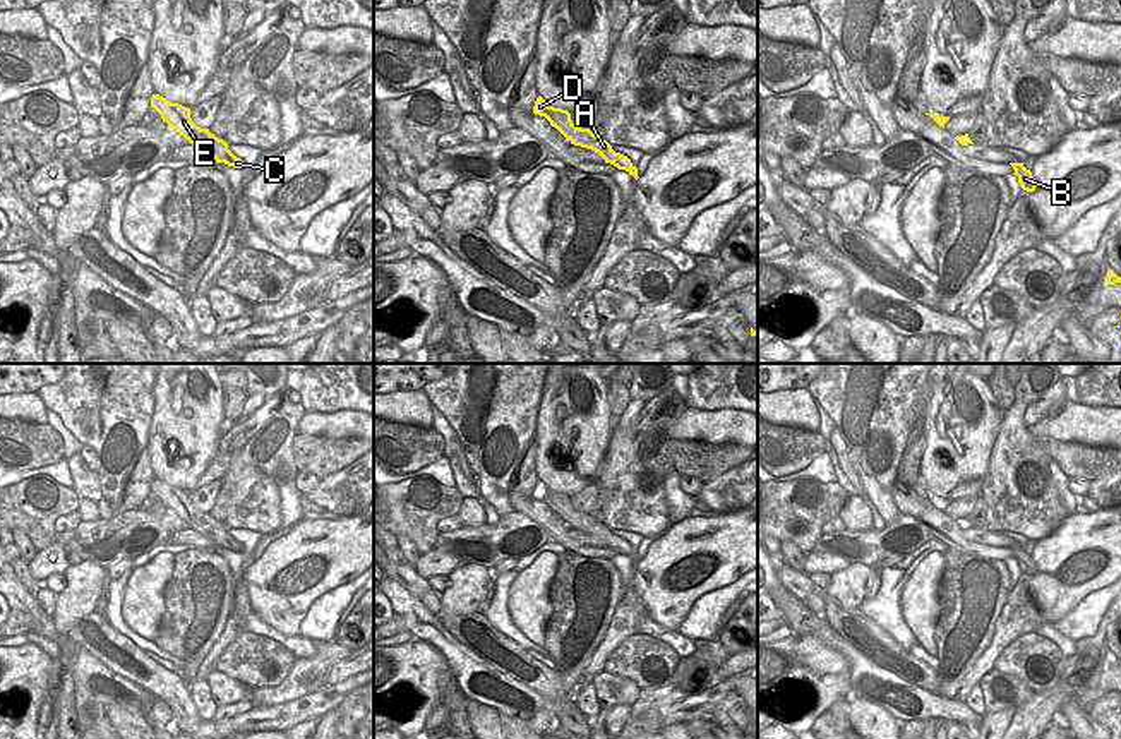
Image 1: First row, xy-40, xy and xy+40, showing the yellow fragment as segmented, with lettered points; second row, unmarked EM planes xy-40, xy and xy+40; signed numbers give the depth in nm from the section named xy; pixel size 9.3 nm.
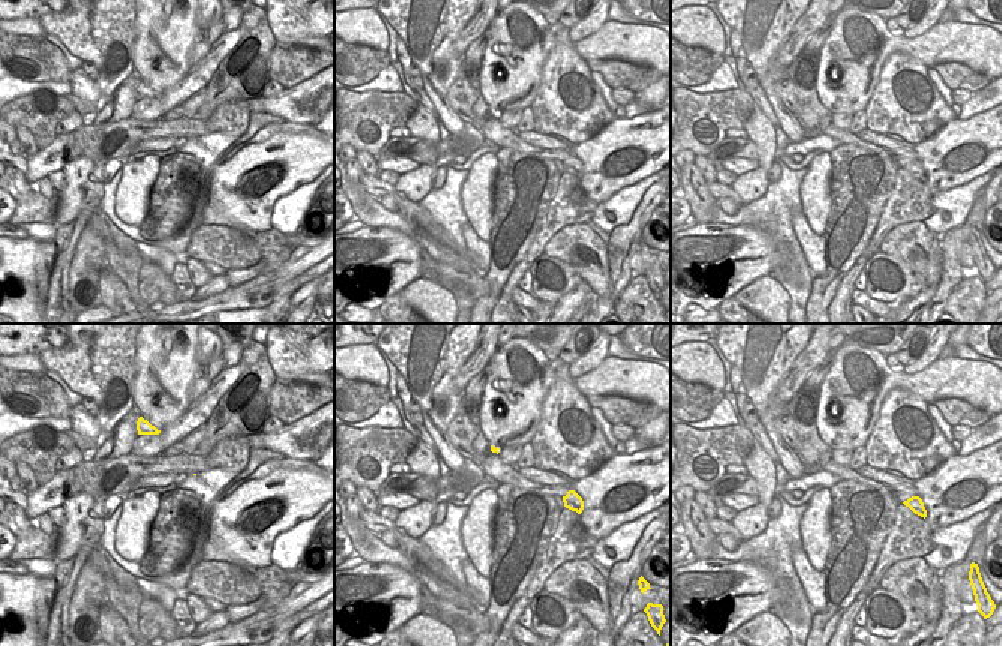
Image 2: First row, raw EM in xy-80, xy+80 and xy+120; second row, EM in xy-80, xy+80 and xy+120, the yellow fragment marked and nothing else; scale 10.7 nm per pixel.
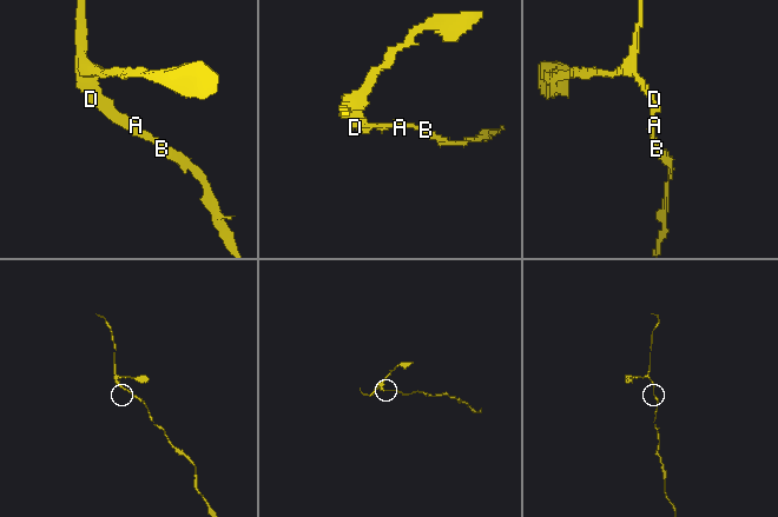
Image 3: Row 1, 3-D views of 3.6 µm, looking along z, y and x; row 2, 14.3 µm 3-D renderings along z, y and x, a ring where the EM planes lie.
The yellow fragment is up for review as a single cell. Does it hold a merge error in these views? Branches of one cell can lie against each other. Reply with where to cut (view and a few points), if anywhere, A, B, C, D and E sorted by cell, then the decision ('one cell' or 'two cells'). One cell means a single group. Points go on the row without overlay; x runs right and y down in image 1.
cut none; groups A B C D E; one cell

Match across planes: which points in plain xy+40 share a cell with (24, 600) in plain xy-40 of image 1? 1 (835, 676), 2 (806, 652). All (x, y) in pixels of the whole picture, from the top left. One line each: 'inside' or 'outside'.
1: outside
2: outside

